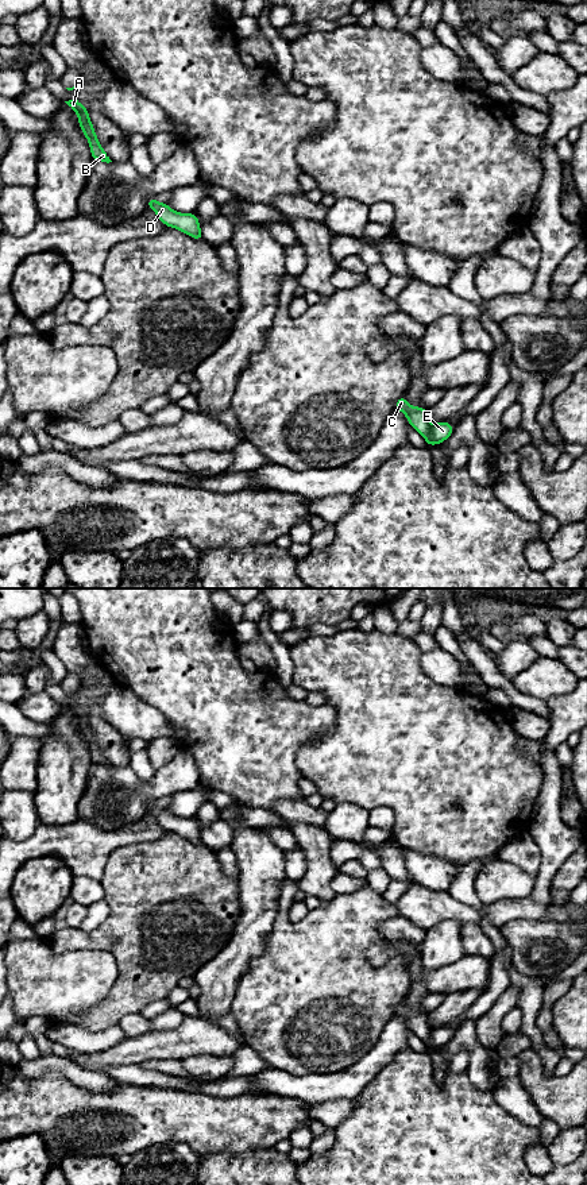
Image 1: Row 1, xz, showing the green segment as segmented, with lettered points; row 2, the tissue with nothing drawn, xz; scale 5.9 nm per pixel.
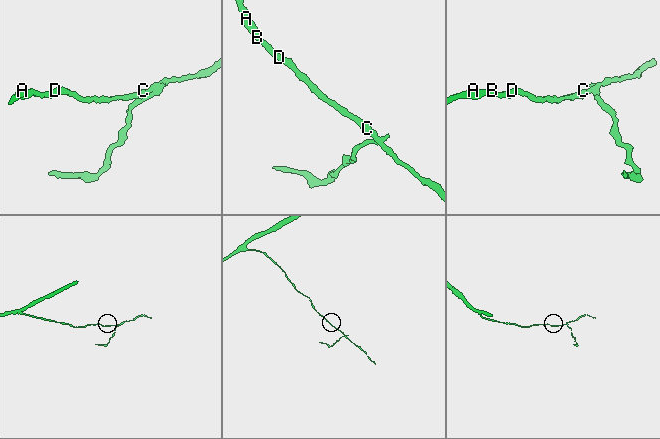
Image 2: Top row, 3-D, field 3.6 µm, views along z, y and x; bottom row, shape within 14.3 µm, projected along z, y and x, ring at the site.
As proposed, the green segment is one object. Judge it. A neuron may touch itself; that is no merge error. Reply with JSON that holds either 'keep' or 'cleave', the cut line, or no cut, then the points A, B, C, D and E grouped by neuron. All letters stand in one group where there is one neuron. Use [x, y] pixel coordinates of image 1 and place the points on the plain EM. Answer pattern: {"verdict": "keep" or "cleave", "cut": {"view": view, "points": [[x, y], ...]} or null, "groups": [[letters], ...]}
{"verdict": "cleave", "cut": {"view": "xz", "points": [[432, 1030], [425, 1045]]}, "groups": [["A", "B", "C", "D"], ["E"]]}

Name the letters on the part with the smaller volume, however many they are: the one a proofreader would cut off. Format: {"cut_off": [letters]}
{"cut_off": ["E"]}

